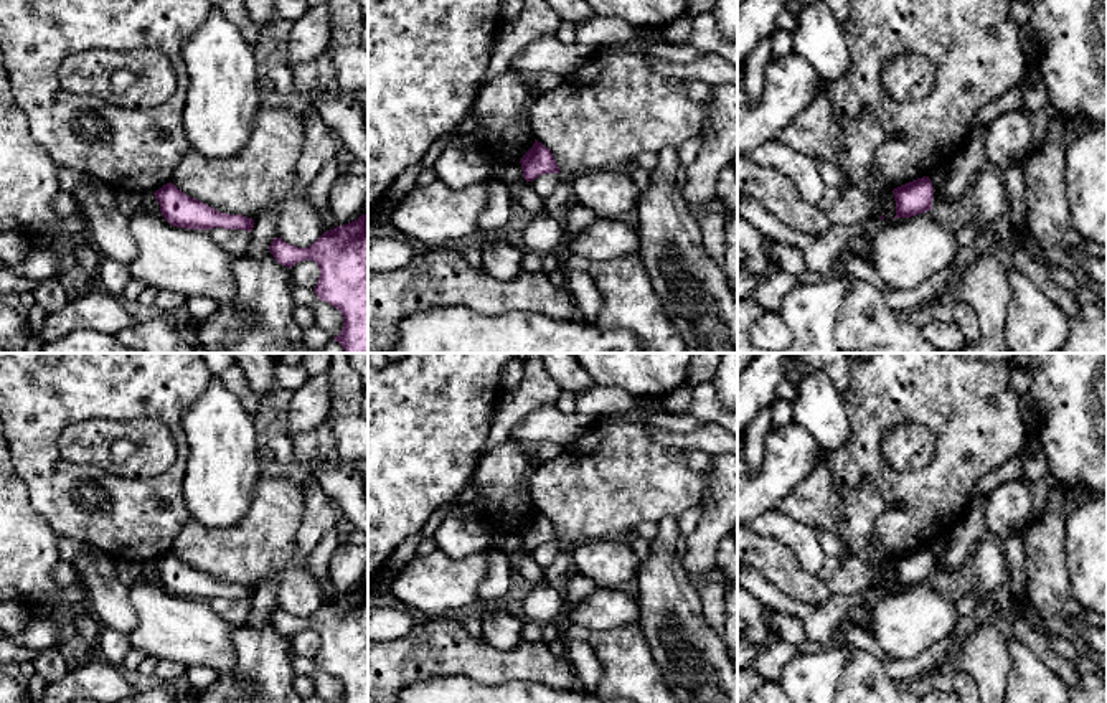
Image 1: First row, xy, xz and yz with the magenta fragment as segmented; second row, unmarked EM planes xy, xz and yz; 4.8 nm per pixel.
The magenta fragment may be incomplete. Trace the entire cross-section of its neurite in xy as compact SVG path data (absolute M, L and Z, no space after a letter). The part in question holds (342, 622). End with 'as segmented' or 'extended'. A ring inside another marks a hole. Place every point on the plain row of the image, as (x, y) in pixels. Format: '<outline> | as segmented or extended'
M368 584L325 601L309 617L274 607L269 620L289 639L300 630L313 630L320 639L313 660L342 682L340 703L368 703Z | as segmented

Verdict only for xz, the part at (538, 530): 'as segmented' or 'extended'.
as segmented

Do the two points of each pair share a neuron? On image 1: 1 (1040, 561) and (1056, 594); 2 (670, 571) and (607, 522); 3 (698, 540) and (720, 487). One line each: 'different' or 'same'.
1: same
2: different
3: same

